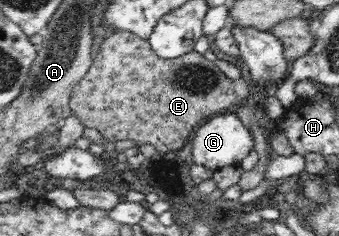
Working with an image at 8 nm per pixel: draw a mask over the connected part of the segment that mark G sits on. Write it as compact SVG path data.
M233 110L220 112L207 118L192 132L190 142L192 143L192 164L202 164L213 171L223 166L239 165L244 157L254 150L252 134Z

